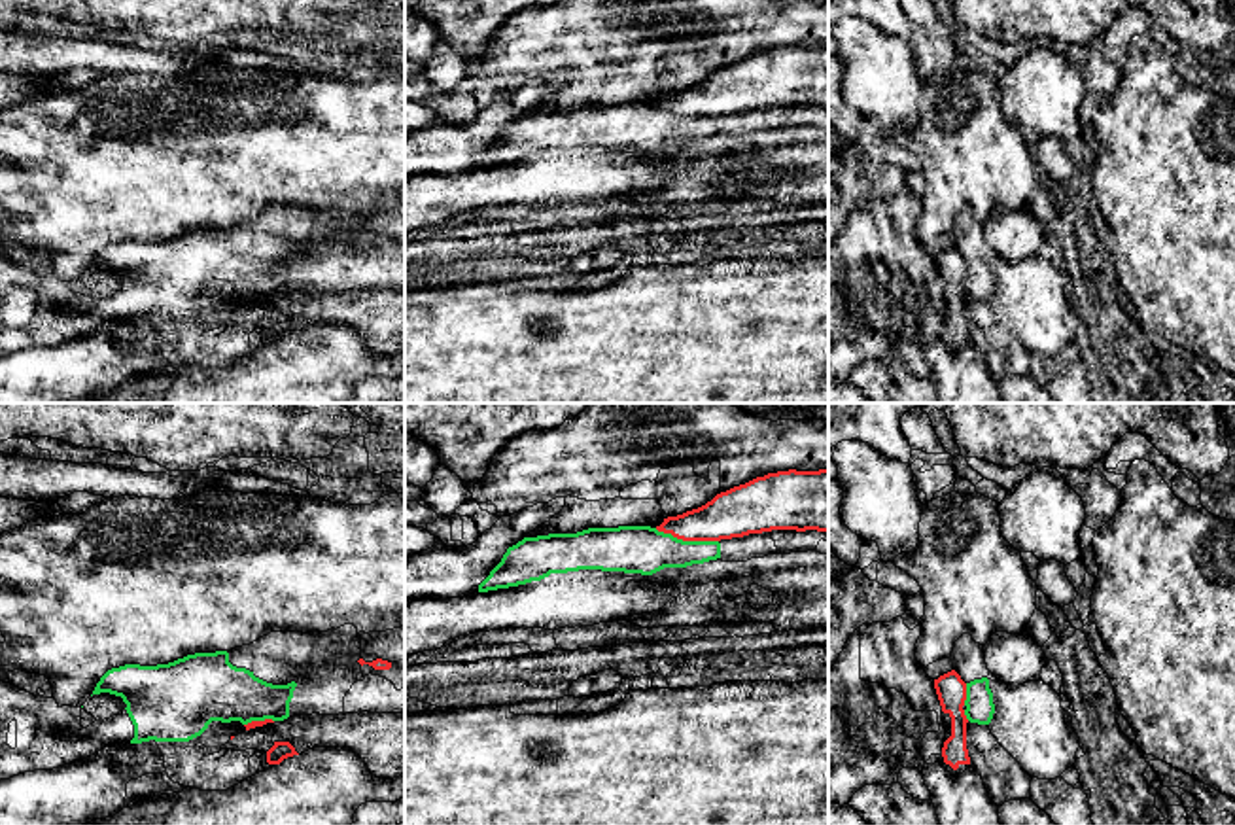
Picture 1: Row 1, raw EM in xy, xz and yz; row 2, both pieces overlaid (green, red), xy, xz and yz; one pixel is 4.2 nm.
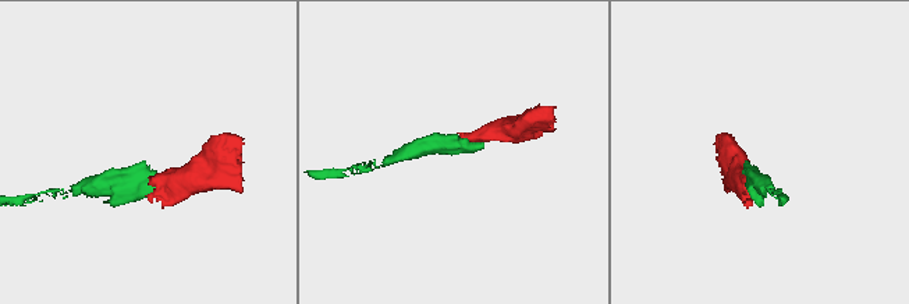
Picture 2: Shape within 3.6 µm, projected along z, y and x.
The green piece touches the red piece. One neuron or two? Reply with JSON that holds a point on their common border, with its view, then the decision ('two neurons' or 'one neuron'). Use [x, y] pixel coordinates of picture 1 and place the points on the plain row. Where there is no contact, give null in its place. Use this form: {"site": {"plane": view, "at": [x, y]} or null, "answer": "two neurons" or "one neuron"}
{"site": {"plane": "xz", "at": [687, 118]}, "answer": "two neurons"}

